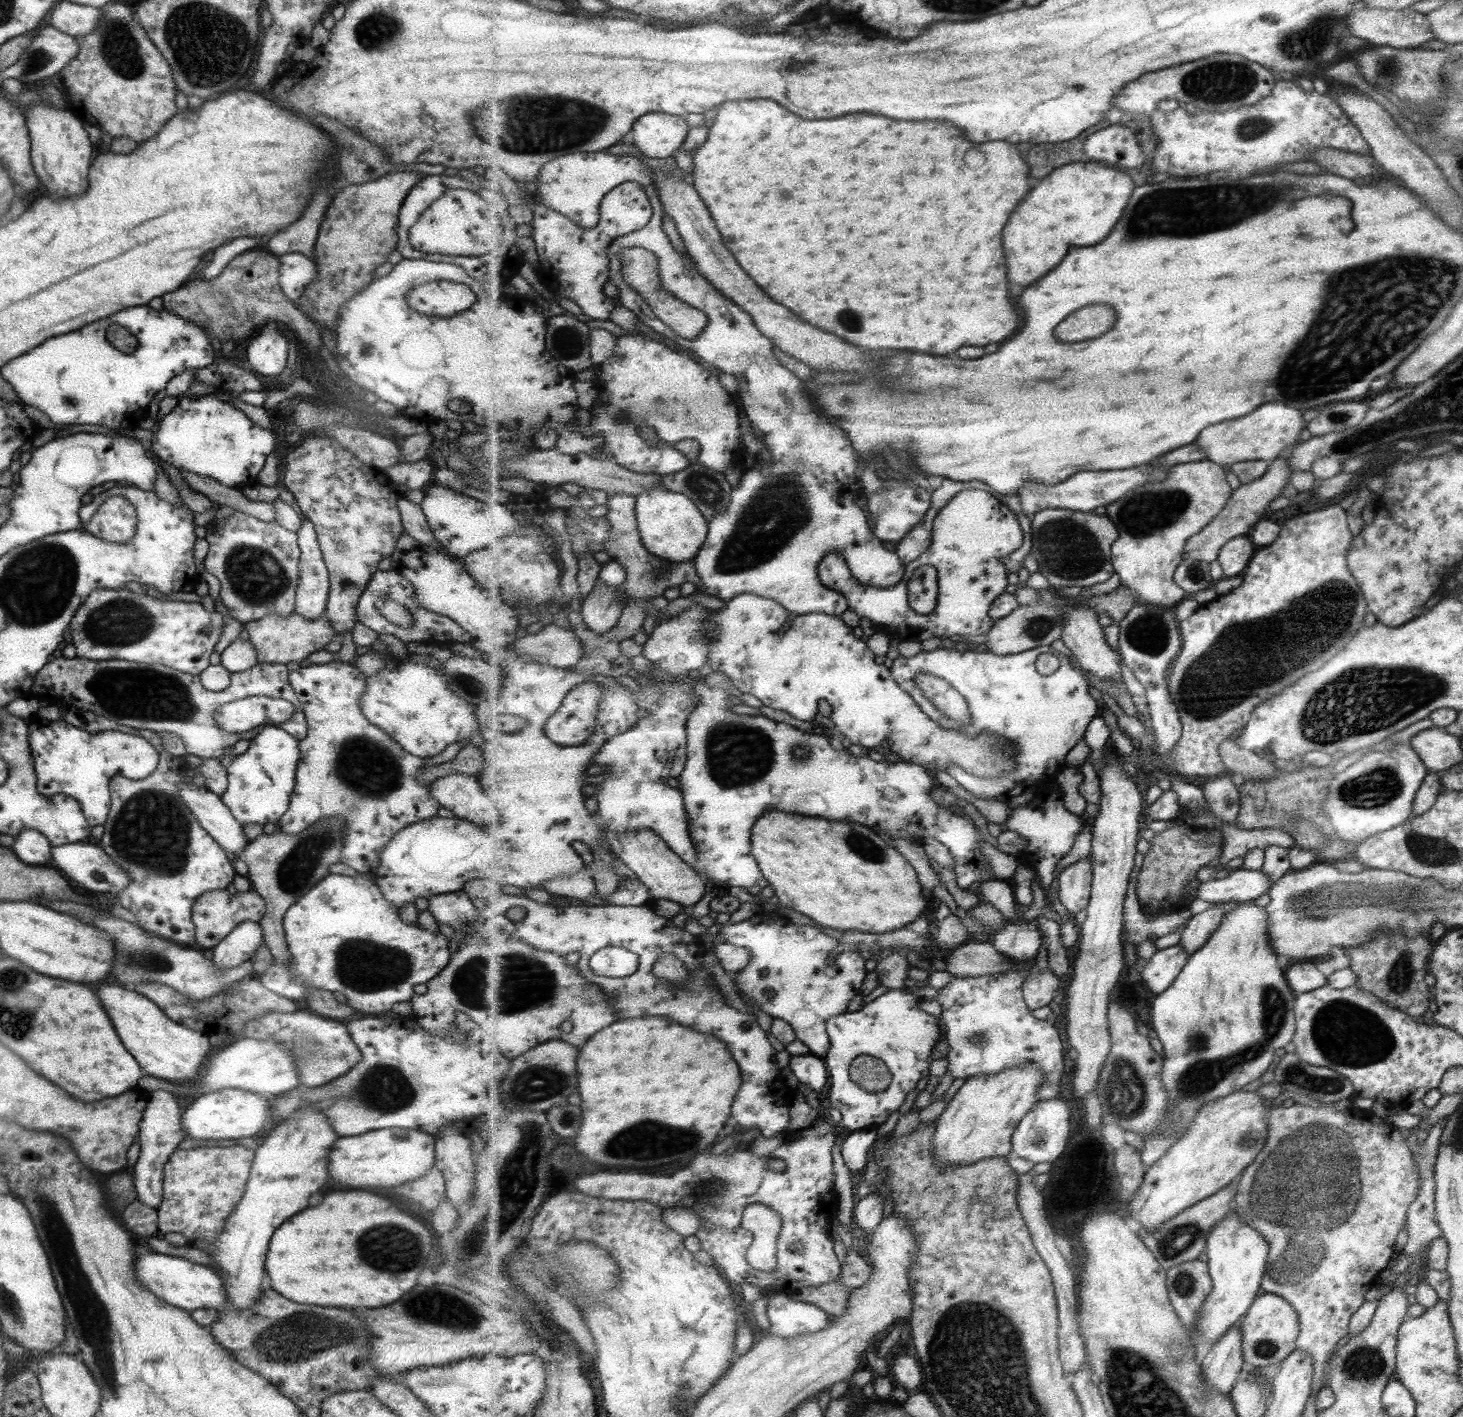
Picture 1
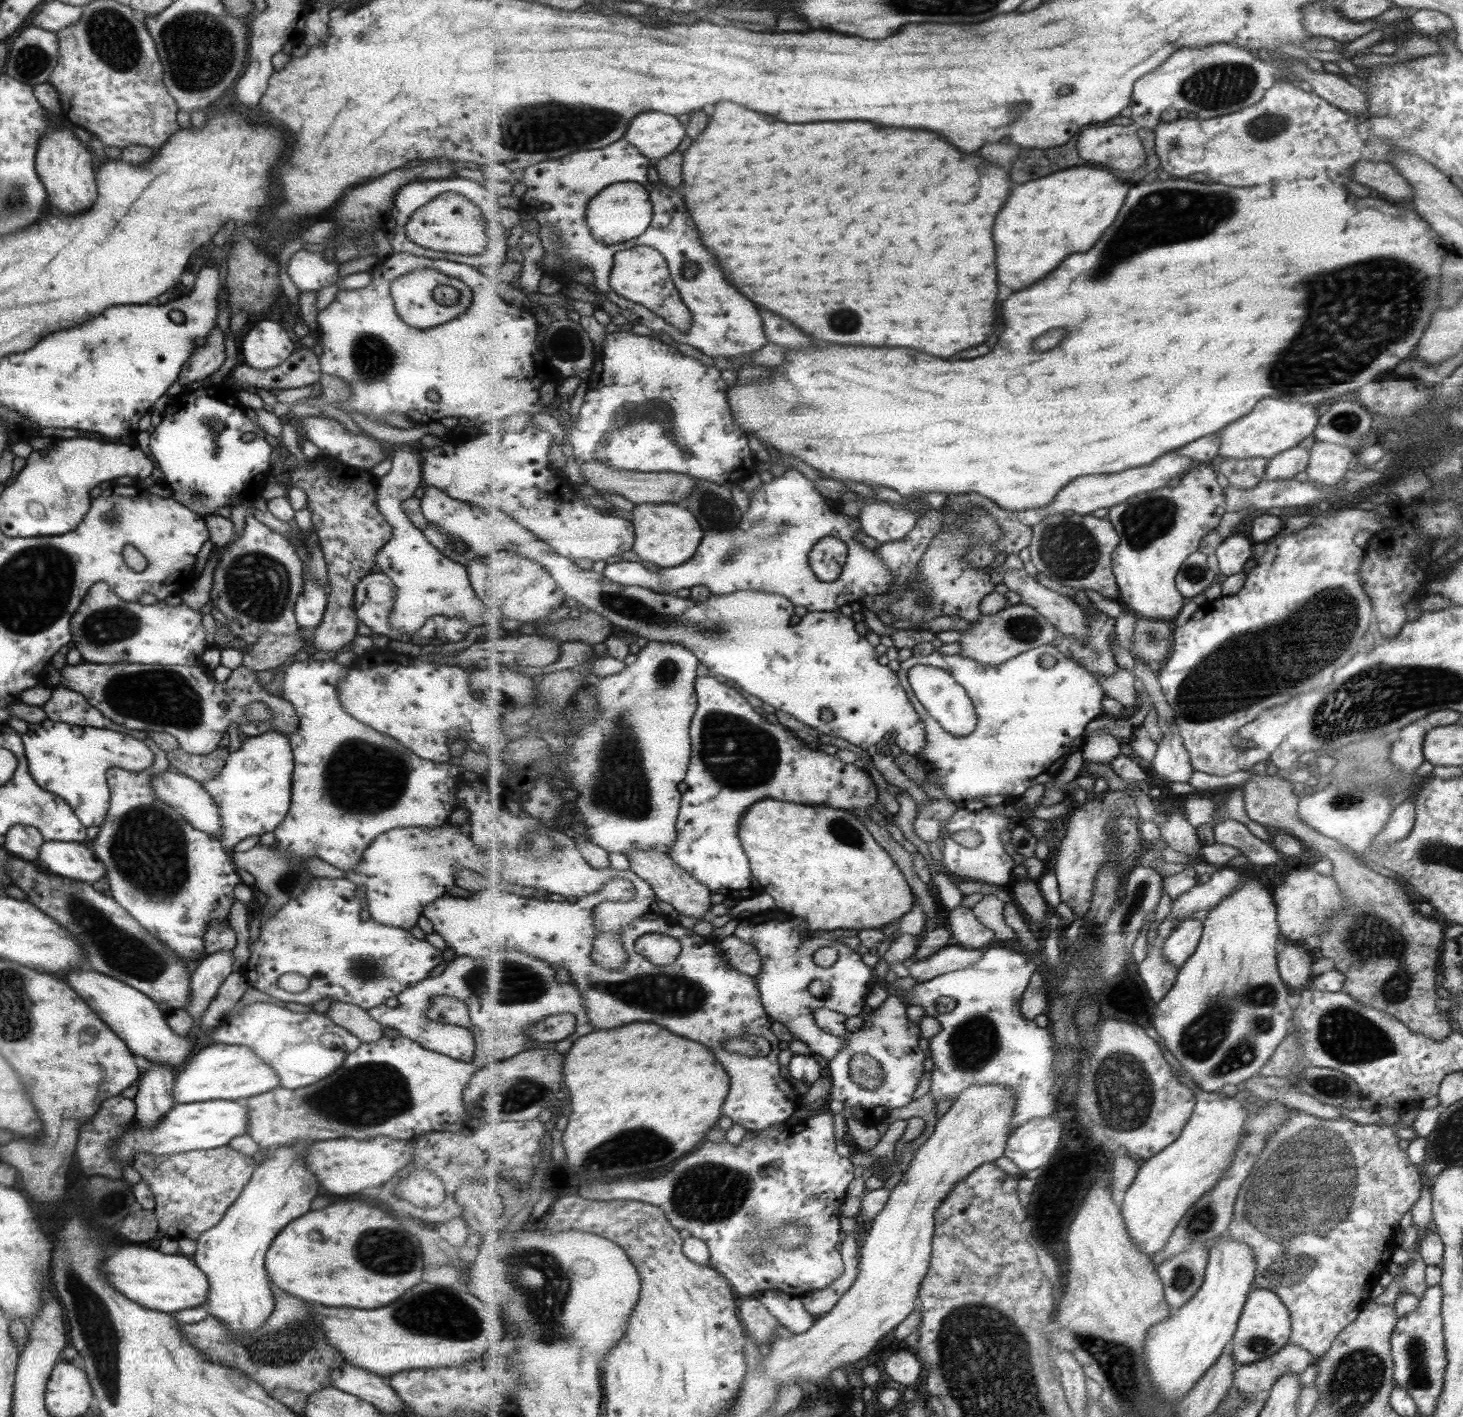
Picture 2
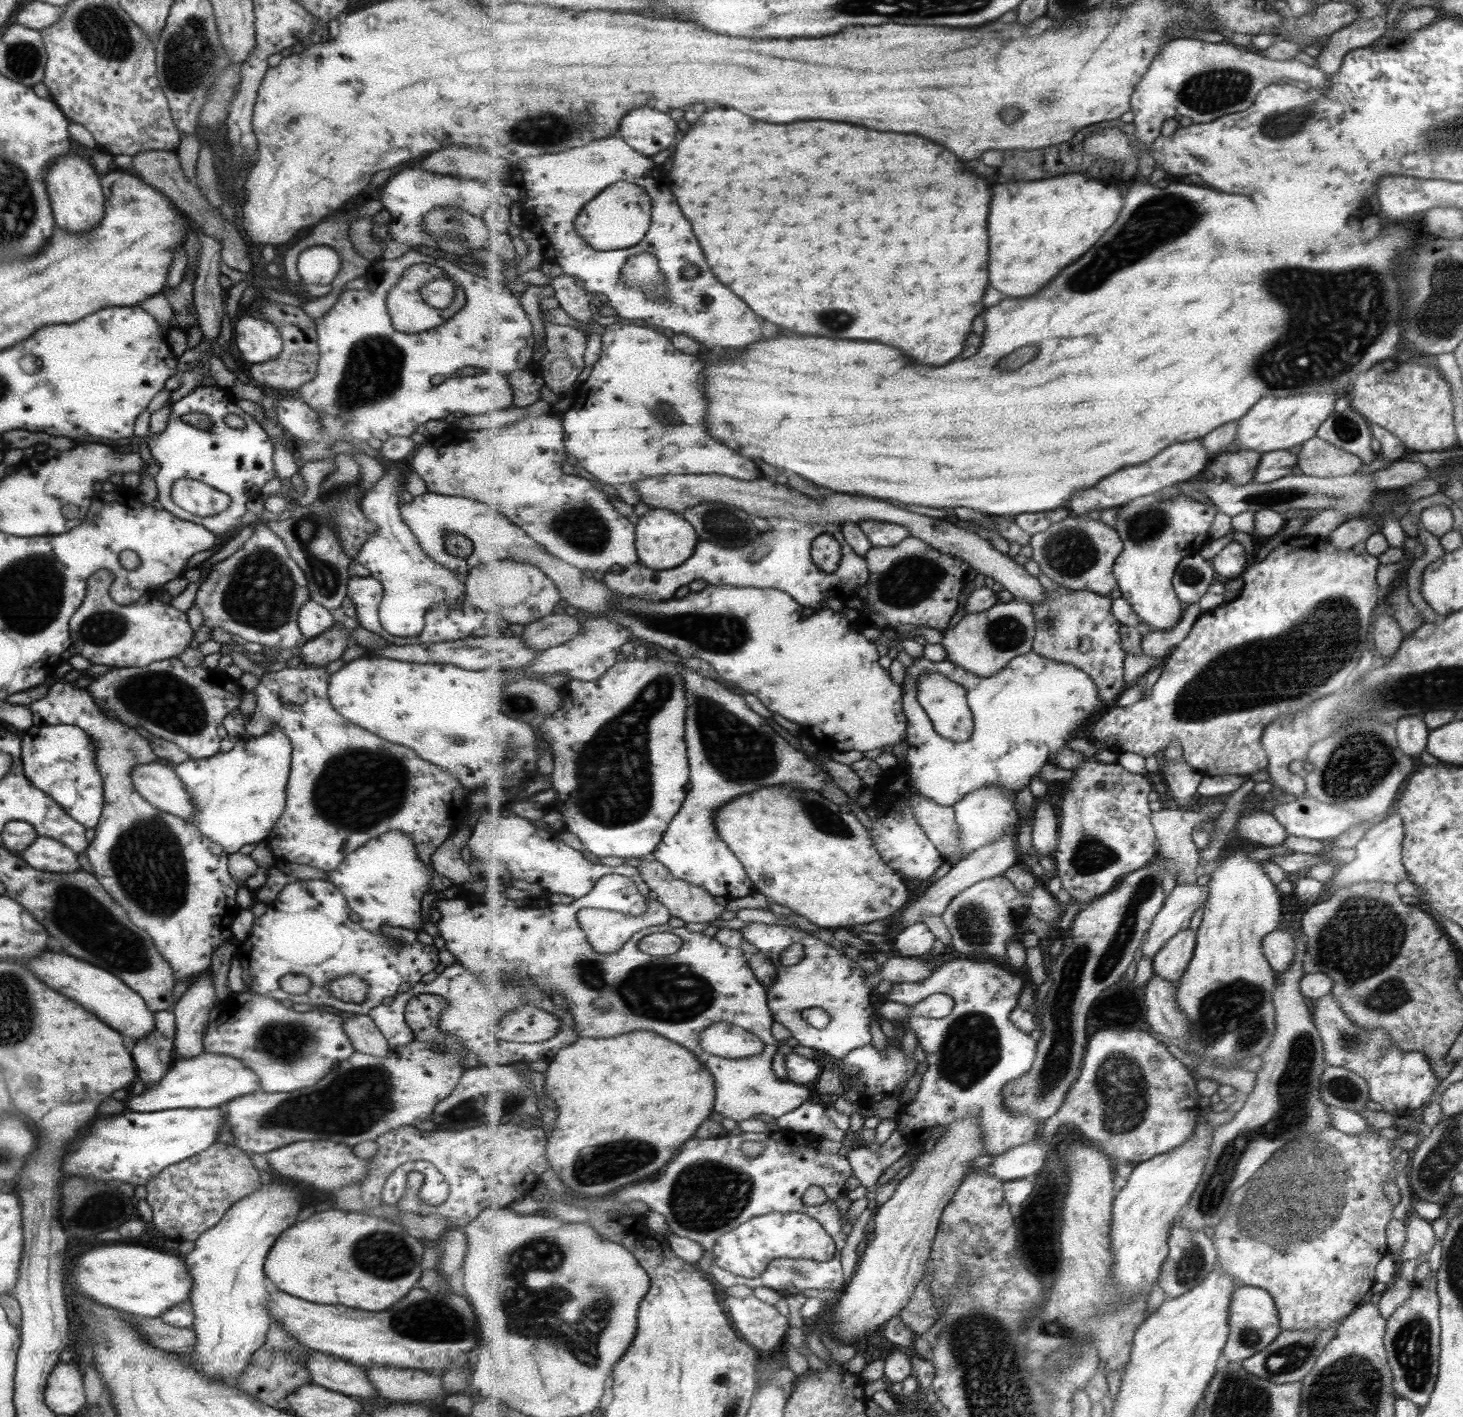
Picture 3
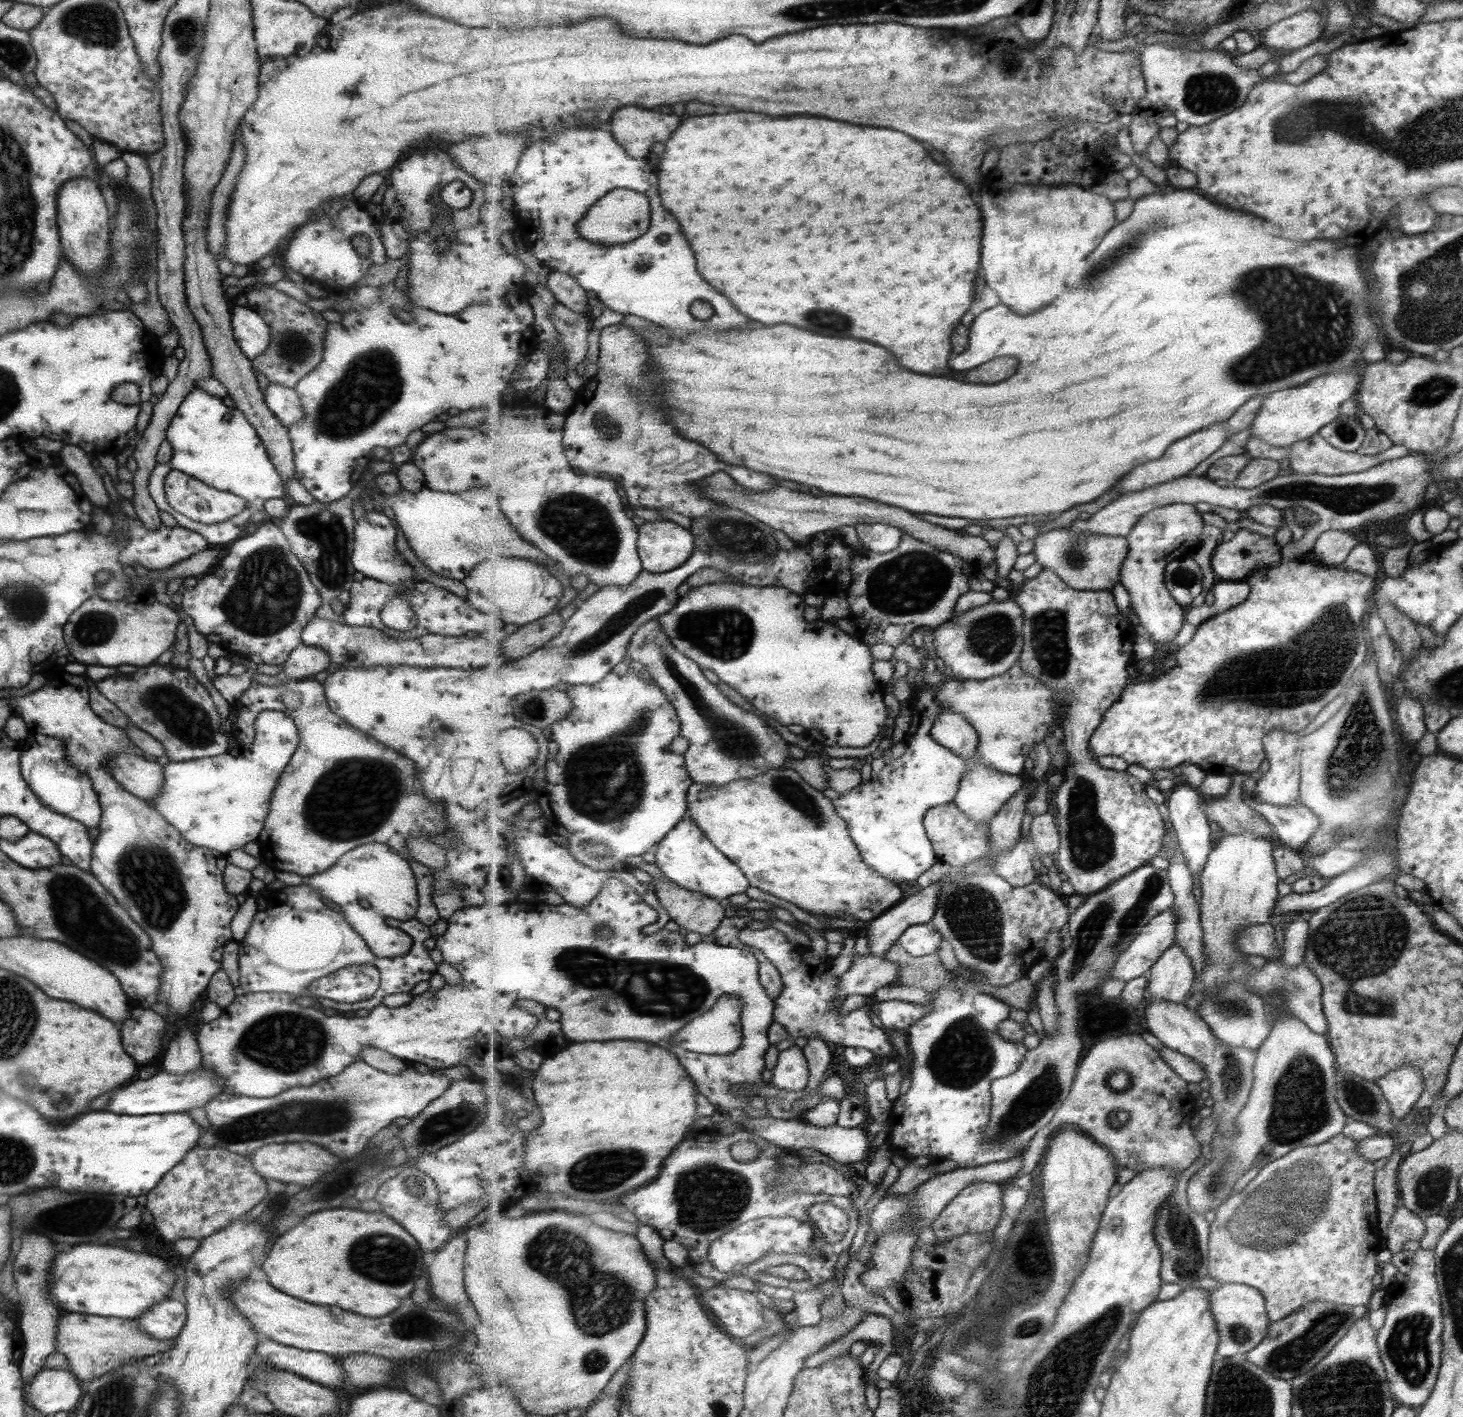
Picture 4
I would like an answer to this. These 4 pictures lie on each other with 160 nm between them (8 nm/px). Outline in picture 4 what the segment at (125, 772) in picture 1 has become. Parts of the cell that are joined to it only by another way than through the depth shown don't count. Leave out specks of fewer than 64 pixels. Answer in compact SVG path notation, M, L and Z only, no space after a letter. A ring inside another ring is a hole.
M29 732L28 735L17 742L17 749L19 750L20 773L27 786L32 790L32 793L49 809L57 814L71 818L80 822L87 829L98 826L100 819L100 804L93 790L92 782L85 774L80 773L73 765L68 763L65 759L65 752L63 752L64 744L57 738L52 736L45 736L40 732Z

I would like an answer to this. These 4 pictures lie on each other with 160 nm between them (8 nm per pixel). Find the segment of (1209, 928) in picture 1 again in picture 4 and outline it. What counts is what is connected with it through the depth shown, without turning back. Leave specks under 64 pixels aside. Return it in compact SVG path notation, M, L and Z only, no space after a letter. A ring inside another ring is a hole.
M1177 944L1162 954L1146 976L1147 997L1151 1001L1170 1000L1183 1003L1197 985L1197 974L1191 957Z

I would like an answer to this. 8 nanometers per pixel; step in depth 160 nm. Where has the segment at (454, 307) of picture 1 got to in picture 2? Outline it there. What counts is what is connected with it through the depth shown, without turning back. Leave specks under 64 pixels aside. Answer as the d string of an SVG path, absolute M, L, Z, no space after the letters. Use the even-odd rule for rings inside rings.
M420 266L417 270L409 274L405 274L405 276L393 280L390 284L390 295L392 296L397 316L405 324L413 328L431 328L431 326L437 326L437 324L443 324L443 322L453 320L455 316L459 316L461 312L465 312L465 308L471 304L471 294L472 292L463 282L461 282L461 288L459 288L459 282L454 282L449 276L445 276L433 269L423 268L423 266ZM451 284L454 284L454 286L457 284L455 288L459 293L459 300L457 300L457 306L455 308L441 306L433 301L433 297L431 297L433 288L437 288L437 286L450 286Z

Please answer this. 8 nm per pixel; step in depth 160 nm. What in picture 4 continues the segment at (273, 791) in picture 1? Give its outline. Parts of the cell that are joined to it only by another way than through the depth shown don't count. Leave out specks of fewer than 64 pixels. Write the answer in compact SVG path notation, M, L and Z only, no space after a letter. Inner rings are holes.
M262 710L254 720L254 741L251 744L235 746L225 754L190 761L171 762L163 767L163 788L149 804L161 813L169 825L175 827L185 841L227 855L231 850L239 850L248 842L256 842L272 792L279 775L287 767L298 745L298 730L292 718L275 710Z

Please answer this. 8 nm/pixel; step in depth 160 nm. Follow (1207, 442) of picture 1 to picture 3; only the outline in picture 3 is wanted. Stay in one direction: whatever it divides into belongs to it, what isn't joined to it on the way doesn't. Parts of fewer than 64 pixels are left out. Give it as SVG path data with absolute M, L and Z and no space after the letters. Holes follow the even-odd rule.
M1305 394L1305 396L1291 396L1291 398L1262 398L1251 408L1250 413L1238 420L1238 431L1235 446L1238 450L1256 450L1267 453L1275 450L1286 450L1297 446L1307 438L1315 436L1319 425L1331 414L1335 394Z

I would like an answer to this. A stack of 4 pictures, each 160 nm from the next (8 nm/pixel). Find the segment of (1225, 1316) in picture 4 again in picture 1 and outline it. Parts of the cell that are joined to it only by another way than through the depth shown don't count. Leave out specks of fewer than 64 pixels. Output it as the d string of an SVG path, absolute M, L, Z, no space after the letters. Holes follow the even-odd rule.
M1262 1291L1251 1305L1250 1312L1241 1321L1243 1354L1249 1368L1278 1364L1296 1348L1298 1313L1278 1294Z

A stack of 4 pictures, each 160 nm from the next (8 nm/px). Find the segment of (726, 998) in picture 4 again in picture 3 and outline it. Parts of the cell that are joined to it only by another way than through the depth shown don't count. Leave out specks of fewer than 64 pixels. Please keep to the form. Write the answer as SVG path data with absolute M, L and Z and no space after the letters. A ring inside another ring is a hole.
M714 1022L701 1033L707 1052L723 1058L745 1058L764 1051L765 1044L753 1032L728 1022Z

